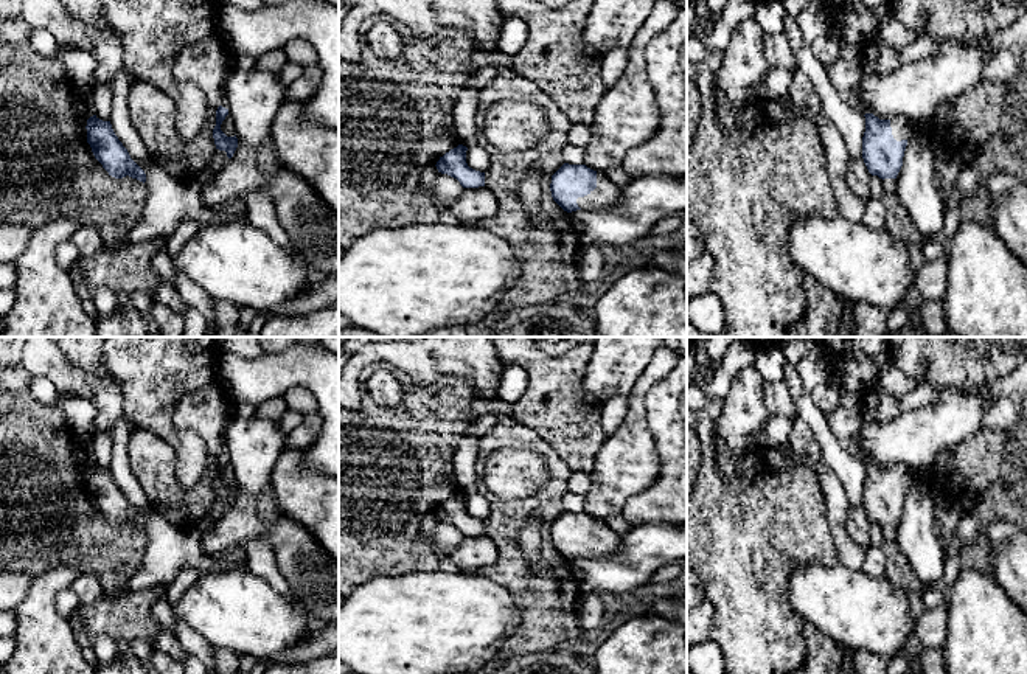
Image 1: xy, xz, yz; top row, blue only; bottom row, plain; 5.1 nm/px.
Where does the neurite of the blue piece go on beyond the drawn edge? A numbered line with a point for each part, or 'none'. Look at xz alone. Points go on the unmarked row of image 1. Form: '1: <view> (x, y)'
1: xz (606, 542)

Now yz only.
1: yz (901, 475)

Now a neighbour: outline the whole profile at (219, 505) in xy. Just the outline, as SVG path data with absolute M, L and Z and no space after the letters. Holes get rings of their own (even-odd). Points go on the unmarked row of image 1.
M216 497L210 509L207 511L207 517L211 519L213 526L219 522L219 519L225 514L228 505L225 499Z

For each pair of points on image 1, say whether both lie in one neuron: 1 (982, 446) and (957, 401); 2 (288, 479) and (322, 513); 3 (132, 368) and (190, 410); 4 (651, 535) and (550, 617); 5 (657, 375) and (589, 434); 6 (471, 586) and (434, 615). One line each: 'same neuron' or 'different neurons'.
1: different neurons
2: same neuron
3: different neurons
4: different neurons
5: different neurons
6: same neuron

